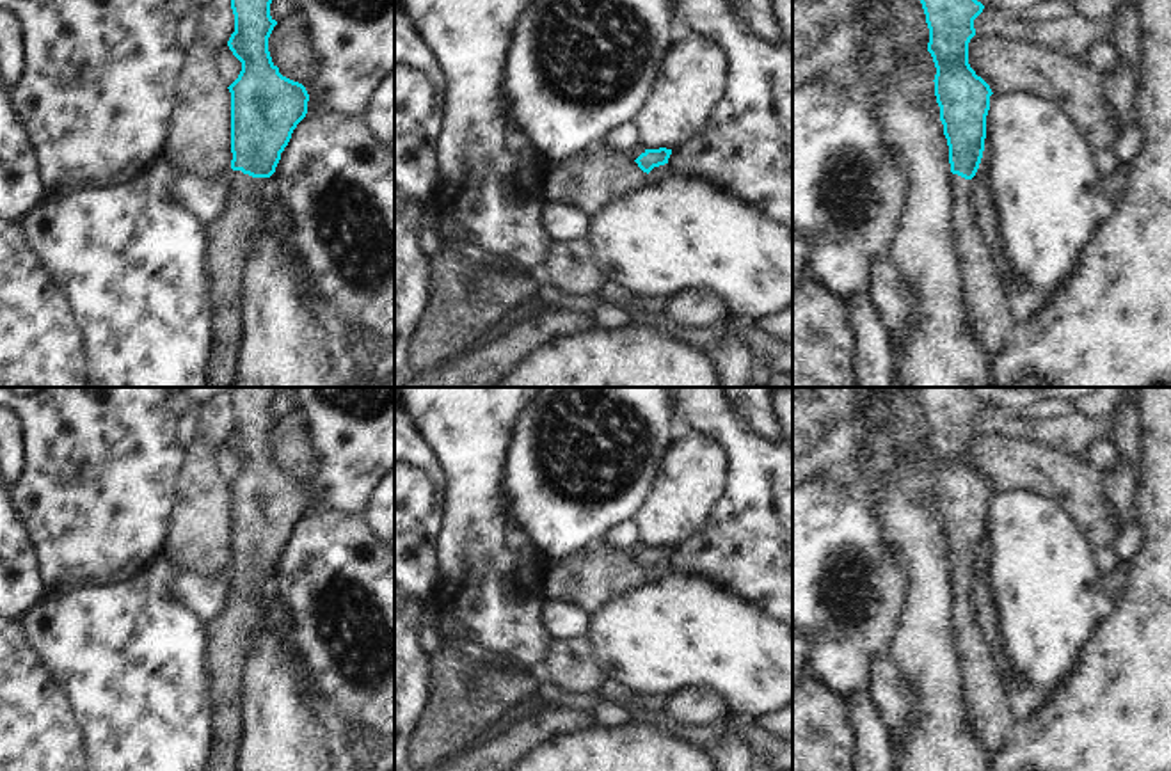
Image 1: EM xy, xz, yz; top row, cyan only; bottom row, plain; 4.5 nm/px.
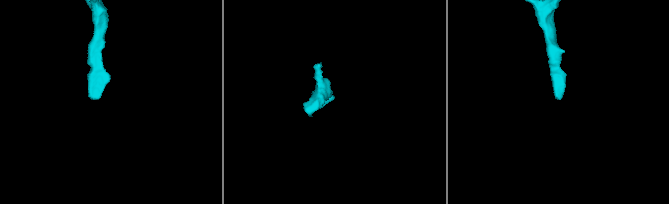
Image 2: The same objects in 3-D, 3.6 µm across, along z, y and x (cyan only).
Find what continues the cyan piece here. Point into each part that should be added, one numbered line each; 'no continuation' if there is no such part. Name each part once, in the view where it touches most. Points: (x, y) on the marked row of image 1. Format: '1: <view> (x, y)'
1: xy (230, 235)

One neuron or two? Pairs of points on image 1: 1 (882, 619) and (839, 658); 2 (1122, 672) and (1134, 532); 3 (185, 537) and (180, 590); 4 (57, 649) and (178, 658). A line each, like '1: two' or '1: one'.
1: one
2: two
3: two
4: one

